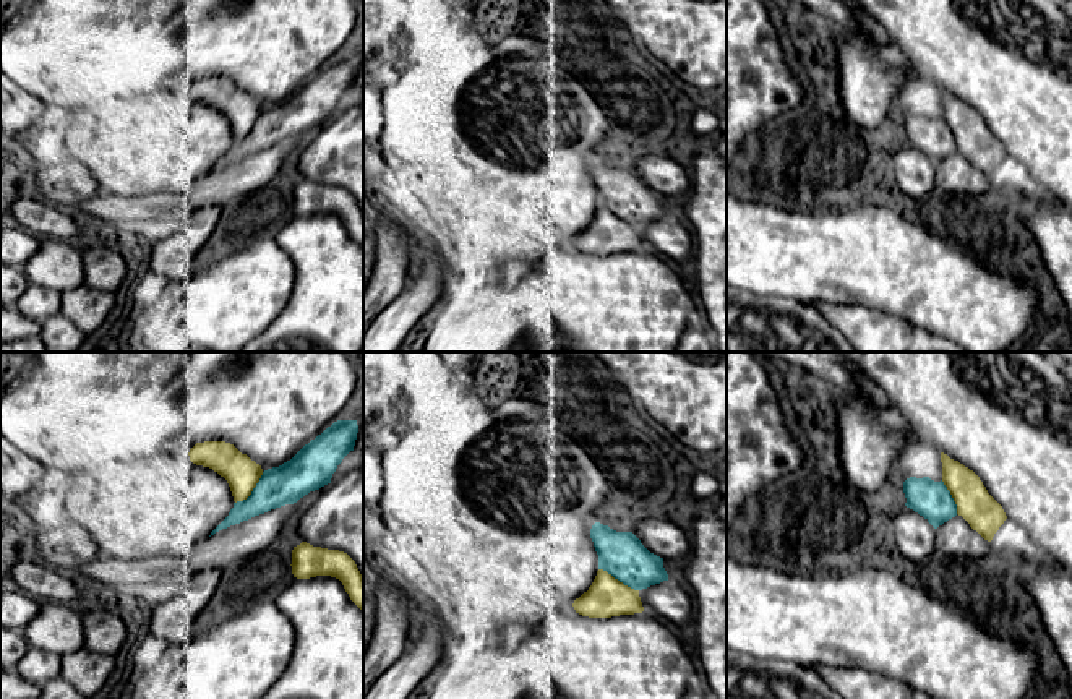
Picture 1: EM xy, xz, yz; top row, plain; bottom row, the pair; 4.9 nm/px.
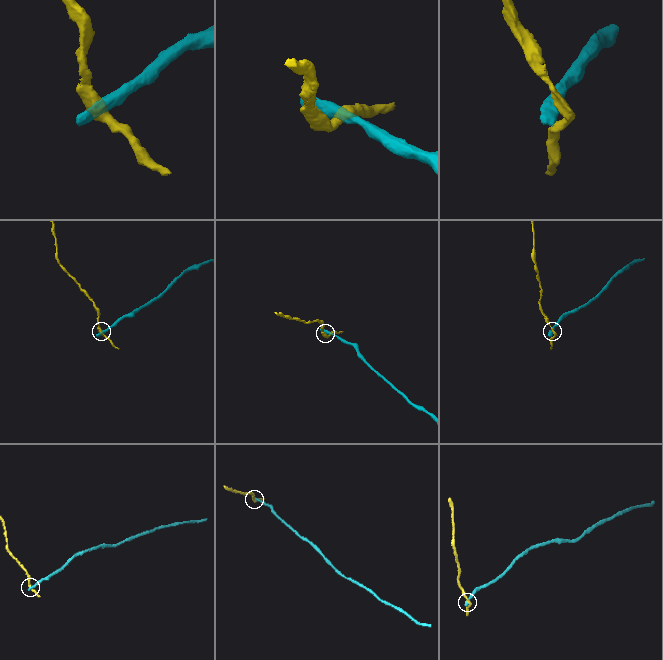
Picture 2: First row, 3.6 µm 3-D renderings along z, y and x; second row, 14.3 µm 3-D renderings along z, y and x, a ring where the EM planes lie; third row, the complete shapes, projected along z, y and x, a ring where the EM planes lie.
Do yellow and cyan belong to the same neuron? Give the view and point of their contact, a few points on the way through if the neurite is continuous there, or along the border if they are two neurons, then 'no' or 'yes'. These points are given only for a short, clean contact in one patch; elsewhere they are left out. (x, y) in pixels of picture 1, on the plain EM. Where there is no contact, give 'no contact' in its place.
contact xz (617, 216); border xz (599, 205), (638, 227); no

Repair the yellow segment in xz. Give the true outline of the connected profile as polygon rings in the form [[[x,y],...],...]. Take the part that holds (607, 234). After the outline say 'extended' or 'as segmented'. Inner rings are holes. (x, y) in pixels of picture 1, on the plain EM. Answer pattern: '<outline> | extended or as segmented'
[[[603,206],[579,235],[572,240],[576,250],[589,255],[611,255],[620,251],[642,250],[639,227],[634,227]]] | as segmented

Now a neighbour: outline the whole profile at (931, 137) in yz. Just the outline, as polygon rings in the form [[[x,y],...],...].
[[[929,114],[903,118],[905,143],[923,152],[934,165],[957,152],[957,141],[944,122]]]

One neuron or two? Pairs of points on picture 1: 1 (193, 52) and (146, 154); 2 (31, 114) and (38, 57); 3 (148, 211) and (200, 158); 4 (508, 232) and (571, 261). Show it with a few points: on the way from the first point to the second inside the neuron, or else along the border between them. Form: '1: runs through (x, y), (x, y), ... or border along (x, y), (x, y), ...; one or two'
1: border along (169, 85), (180, 94); two
2: border along (17, 83), (42, 104); two
3: border along (187, 195), (154, 192), (130, 197); two
4: border along (553, 250), (540, 263); two

